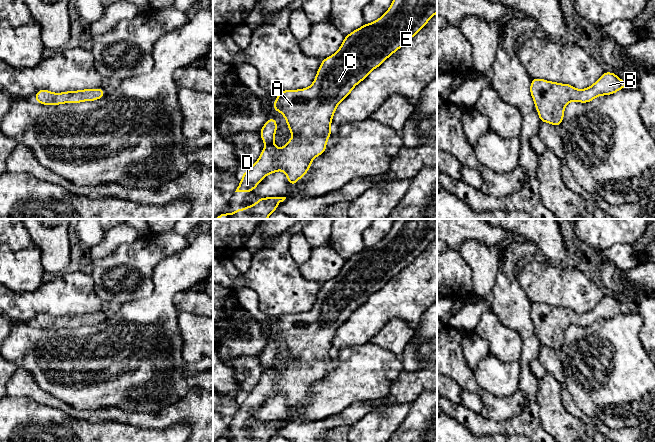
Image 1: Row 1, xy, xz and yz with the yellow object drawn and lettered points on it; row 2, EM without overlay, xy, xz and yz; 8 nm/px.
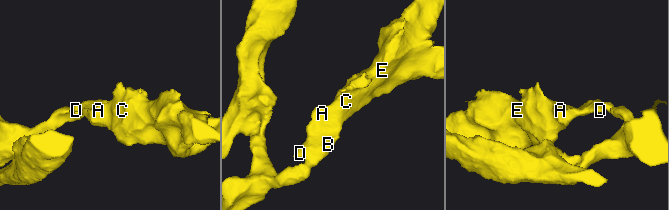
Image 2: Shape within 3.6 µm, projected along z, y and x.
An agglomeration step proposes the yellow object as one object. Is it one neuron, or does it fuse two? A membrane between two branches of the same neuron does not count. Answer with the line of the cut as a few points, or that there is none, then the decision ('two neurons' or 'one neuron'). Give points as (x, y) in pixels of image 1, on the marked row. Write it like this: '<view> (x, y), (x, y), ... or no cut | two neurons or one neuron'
no cut | one neuron

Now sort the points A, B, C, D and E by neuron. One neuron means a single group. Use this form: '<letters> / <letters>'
A B C D E

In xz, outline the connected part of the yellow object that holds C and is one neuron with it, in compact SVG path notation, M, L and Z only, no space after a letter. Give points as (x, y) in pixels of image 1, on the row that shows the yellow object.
M393 0L383 16L370 24L365 23L361 28L346 35L339 50L322 60L310 87L279 92L273 103L273 109L284 115L289 131L295 137L289 139L283 148L276 148L273 140L277 132L277 121L274 118L268 119L260 130L260 136L266 146L254 165L244 171L235 192L252 192L265 176L279 170L285 172L291 186L295 185L308 172L312 160L325 152L337 105L373 69L379 67L415 36L436 13L437 0Z

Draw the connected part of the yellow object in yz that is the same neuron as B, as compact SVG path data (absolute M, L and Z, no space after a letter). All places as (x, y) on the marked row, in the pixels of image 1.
M605 71L592 86L583 90L570 84L534 78L531 79L530 93L540 121L558 127L564 118L564 108L568 102L588 103L598 96L614 94L628 85L616 74Z

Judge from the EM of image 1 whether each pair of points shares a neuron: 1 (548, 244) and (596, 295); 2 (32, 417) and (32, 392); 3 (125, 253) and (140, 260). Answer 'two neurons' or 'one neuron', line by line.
1: two neurons
2: two neurons
3: one neuron

